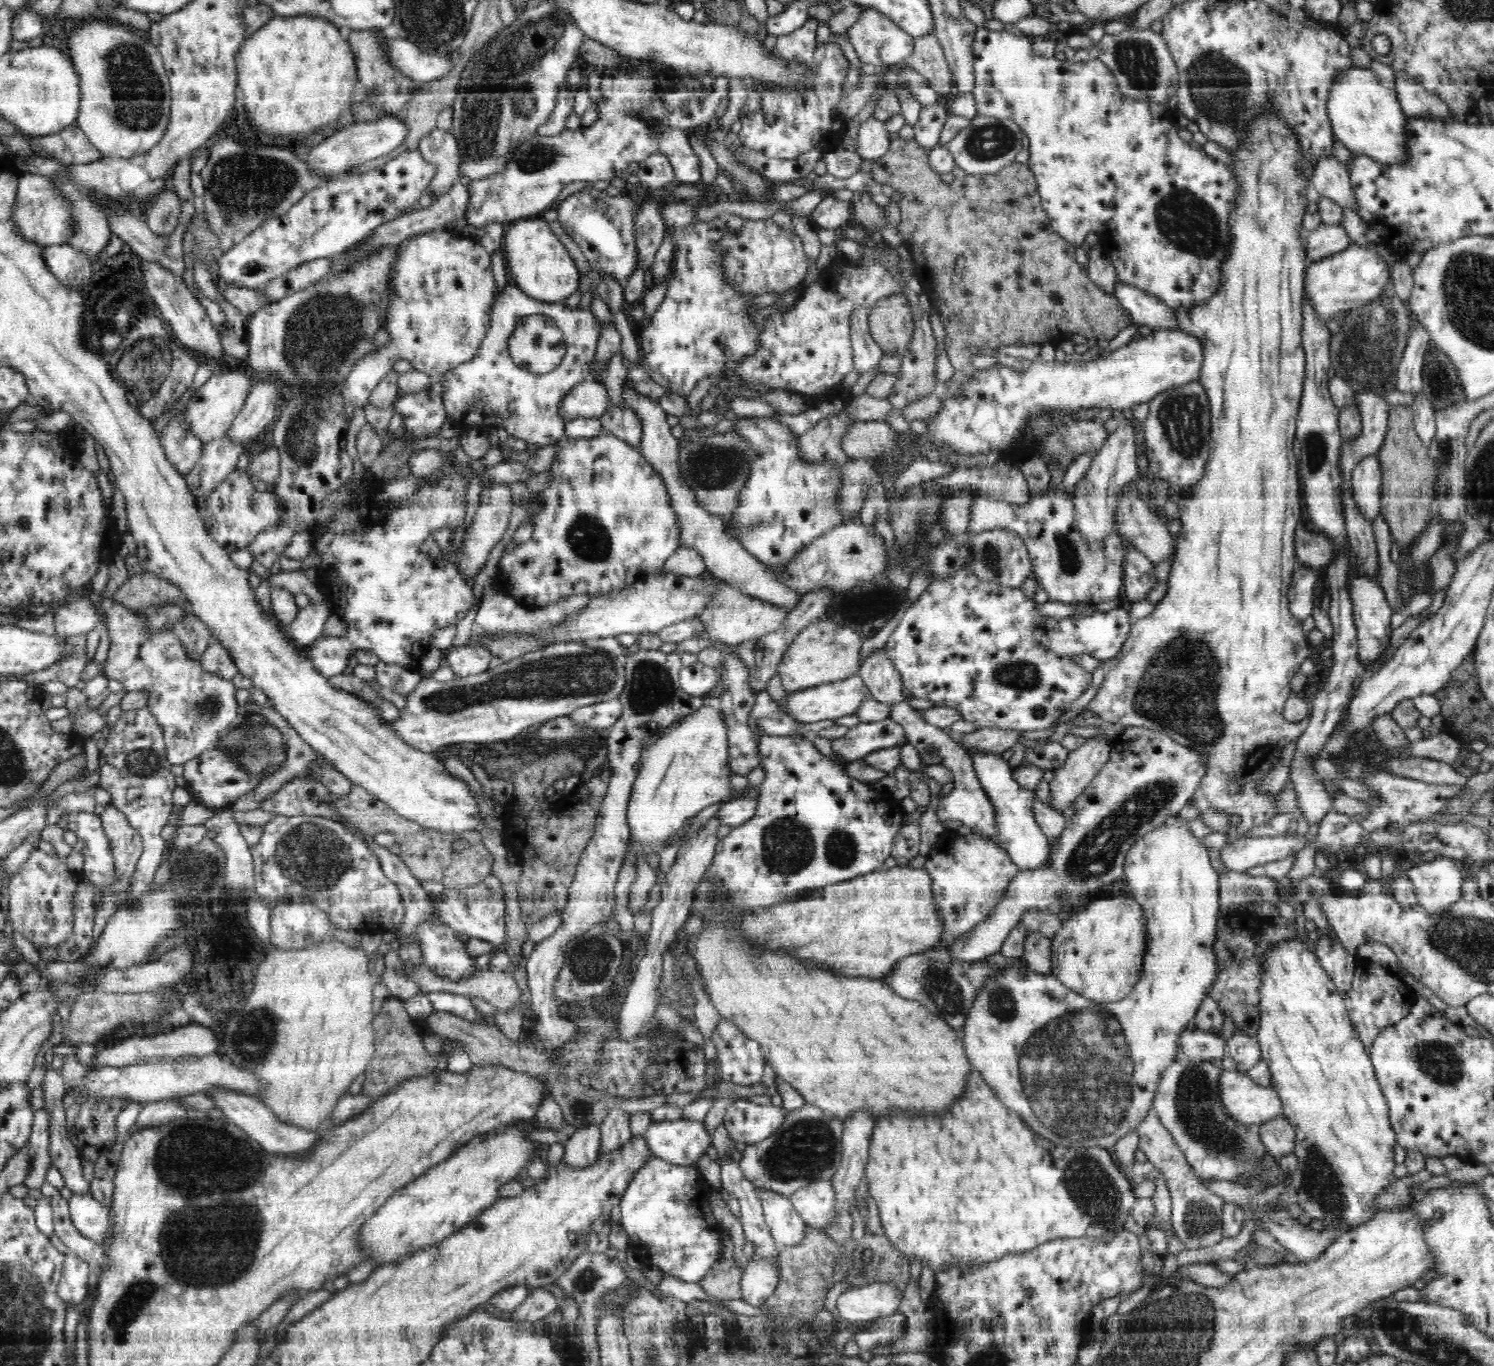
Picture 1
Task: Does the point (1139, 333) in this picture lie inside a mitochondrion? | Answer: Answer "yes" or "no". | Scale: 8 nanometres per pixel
no

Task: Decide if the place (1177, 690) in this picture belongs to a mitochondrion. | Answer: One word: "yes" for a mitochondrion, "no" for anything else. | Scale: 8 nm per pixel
yes

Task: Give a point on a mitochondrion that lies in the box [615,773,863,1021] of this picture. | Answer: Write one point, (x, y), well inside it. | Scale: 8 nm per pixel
(787, 846)

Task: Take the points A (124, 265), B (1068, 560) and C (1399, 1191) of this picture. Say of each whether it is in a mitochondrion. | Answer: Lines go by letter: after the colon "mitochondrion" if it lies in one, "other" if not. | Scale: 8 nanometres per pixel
A: mitochondrion
B: mitochondrion
C: other

